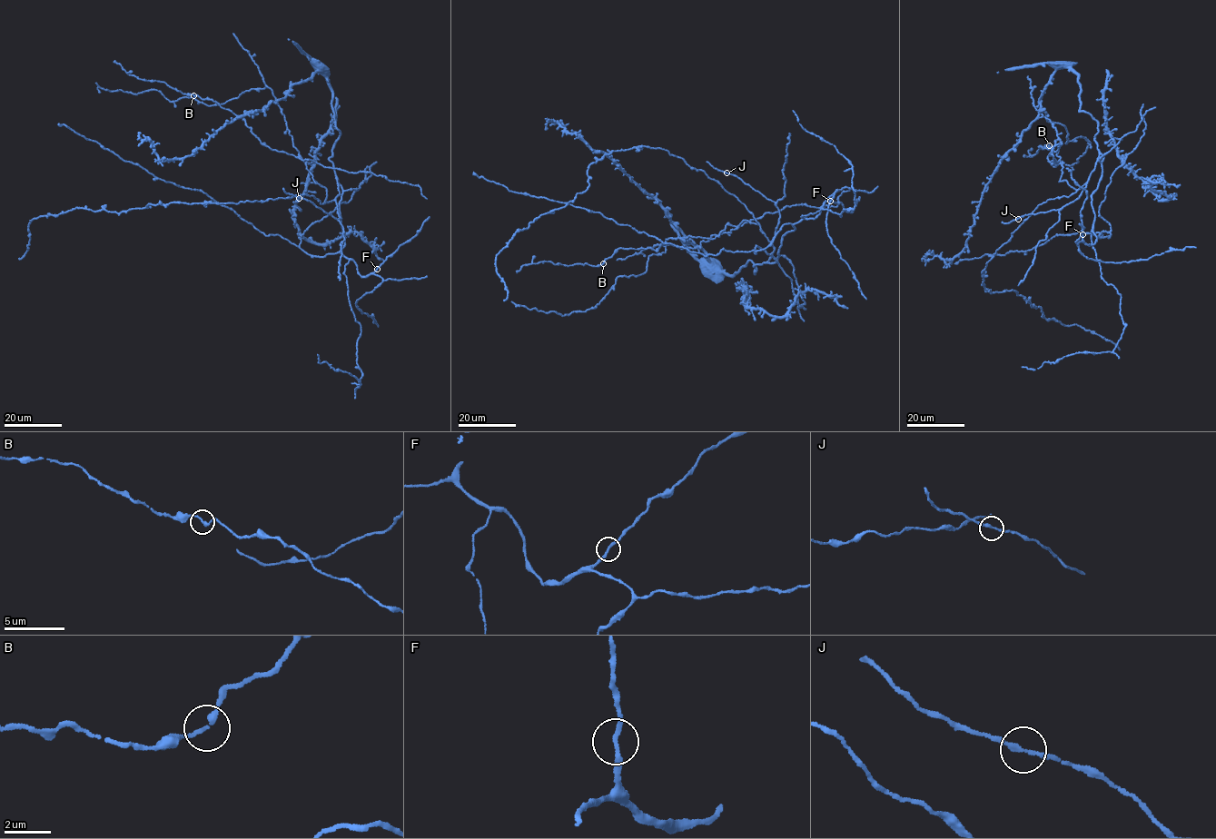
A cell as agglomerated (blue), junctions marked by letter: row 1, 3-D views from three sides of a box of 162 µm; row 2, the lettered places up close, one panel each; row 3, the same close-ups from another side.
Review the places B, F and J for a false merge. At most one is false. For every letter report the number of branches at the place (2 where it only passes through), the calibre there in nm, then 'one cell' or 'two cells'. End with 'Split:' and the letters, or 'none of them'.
B: branches 2; calibre 200 nm; one cell
F: branches 2; calibre 200 nm; one cell
J: branches 2; calibre 200 nm; one cell
Split: none of them

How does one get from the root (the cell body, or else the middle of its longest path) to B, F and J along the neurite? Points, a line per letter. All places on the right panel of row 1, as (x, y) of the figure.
B: (1093, 170), (1078, 189), (1059, 182), (1062, 162), (1053, 166), (1048, 159), (1052, 148), (1038, 147), (1049, 145)
F: (1093, 170), (1100, 153), (1102, 179), (1092, 202), (1092, 231), (1097, 241), (1086, 244), (1082, 234)
J: (1093, 170), (1081, 195), (1072, 202), (1057, 211), (1024, 215), (1018, 219)

